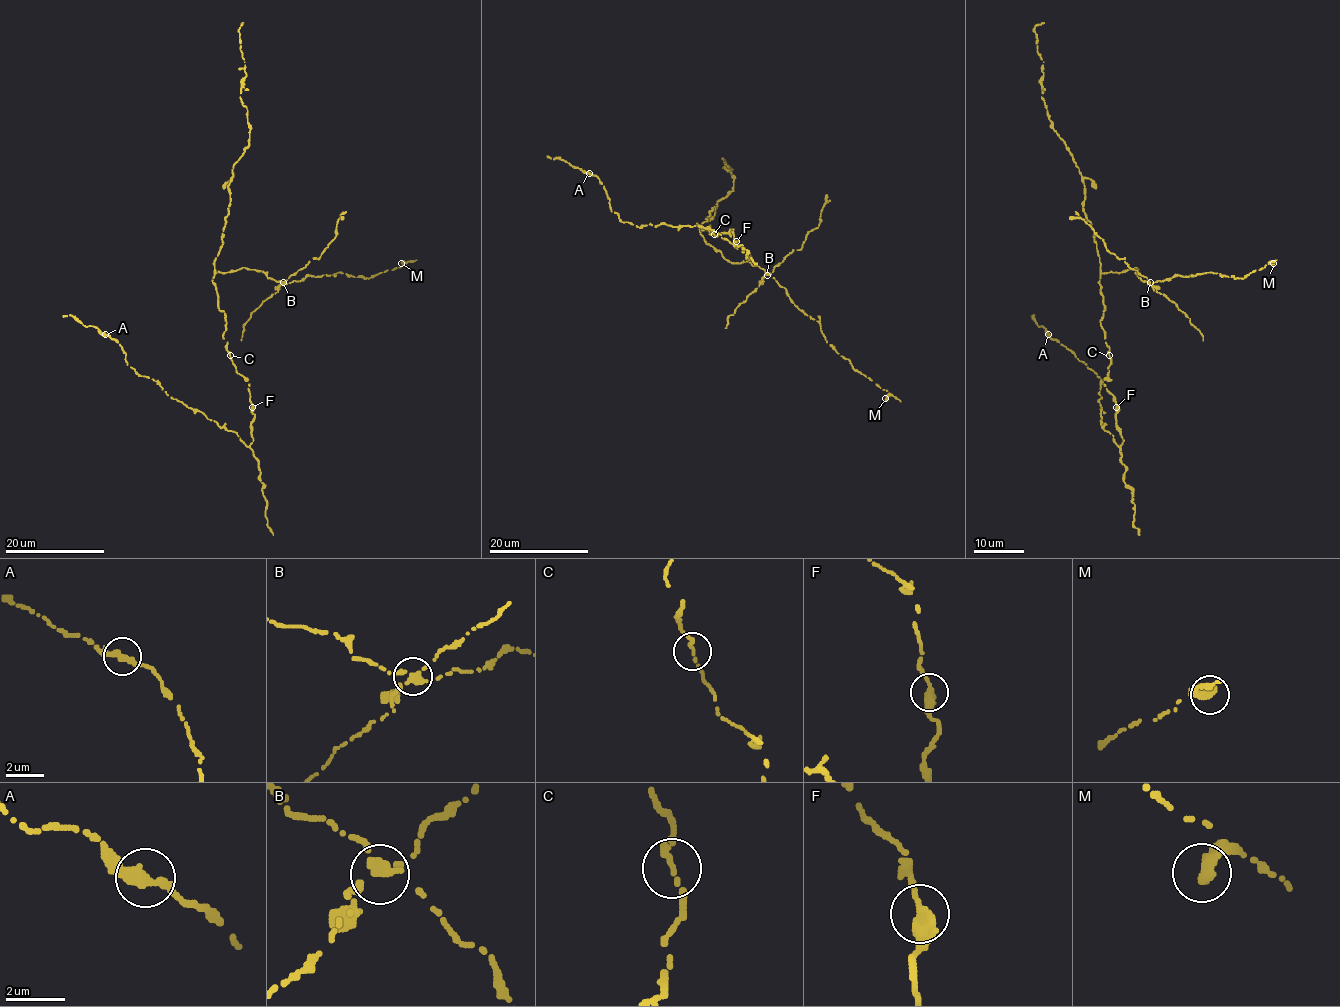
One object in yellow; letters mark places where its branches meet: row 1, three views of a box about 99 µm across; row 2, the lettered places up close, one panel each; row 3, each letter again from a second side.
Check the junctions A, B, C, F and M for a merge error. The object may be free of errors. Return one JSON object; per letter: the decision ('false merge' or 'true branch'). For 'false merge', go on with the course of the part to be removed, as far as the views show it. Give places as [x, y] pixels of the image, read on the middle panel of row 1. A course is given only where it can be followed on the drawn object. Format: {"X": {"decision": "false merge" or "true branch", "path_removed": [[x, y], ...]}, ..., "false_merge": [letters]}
{"A": {"decision": "true branch"}, "B": {"decision": "false merge", "path_removed": [[767, 275], [787, 255], [802, 246], [811, 230], [818, 228], [821, 210], [829, 200]]}, "C": {"decision": "true branch"}, "F": {"decision": "true branch"}, "M": {"decision": "true branch"}, "false_merge": ["B"]}

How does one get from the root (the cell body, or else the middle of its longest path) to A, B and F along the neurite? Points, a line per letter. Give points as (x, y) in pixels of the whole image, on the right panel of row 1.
A: (1109, 357), (1104, 384), (1116, 404), (1116, 429), (1123, 439), (1119, 446), (1100, 420), (1103, 380), (1048, 334)
B: (1109, 357), (1105, 332), (1100, 326), (1104, 311), (1100, 274), (1135, 267), (1140, 279), (1150, 282)
F: (1109, 357), (1109, 372), (1104, 384), (1114, 397), (1116, 407)

